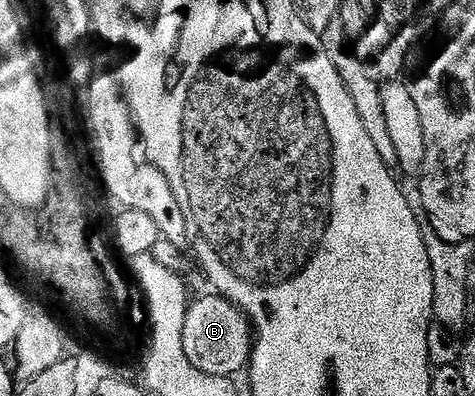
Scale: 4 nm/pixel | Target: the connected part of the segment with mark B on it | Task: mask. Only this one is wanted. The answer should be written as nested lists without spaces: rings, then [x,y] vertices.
[[[210,292],[207,298],[198,298],[189,303],[184,316],[182,332],[184,356],[200,372],[208,376],[238,376],[250,365],[250,352],[254,348],[254,336],[249,318],[233,306],[227,298]]]

